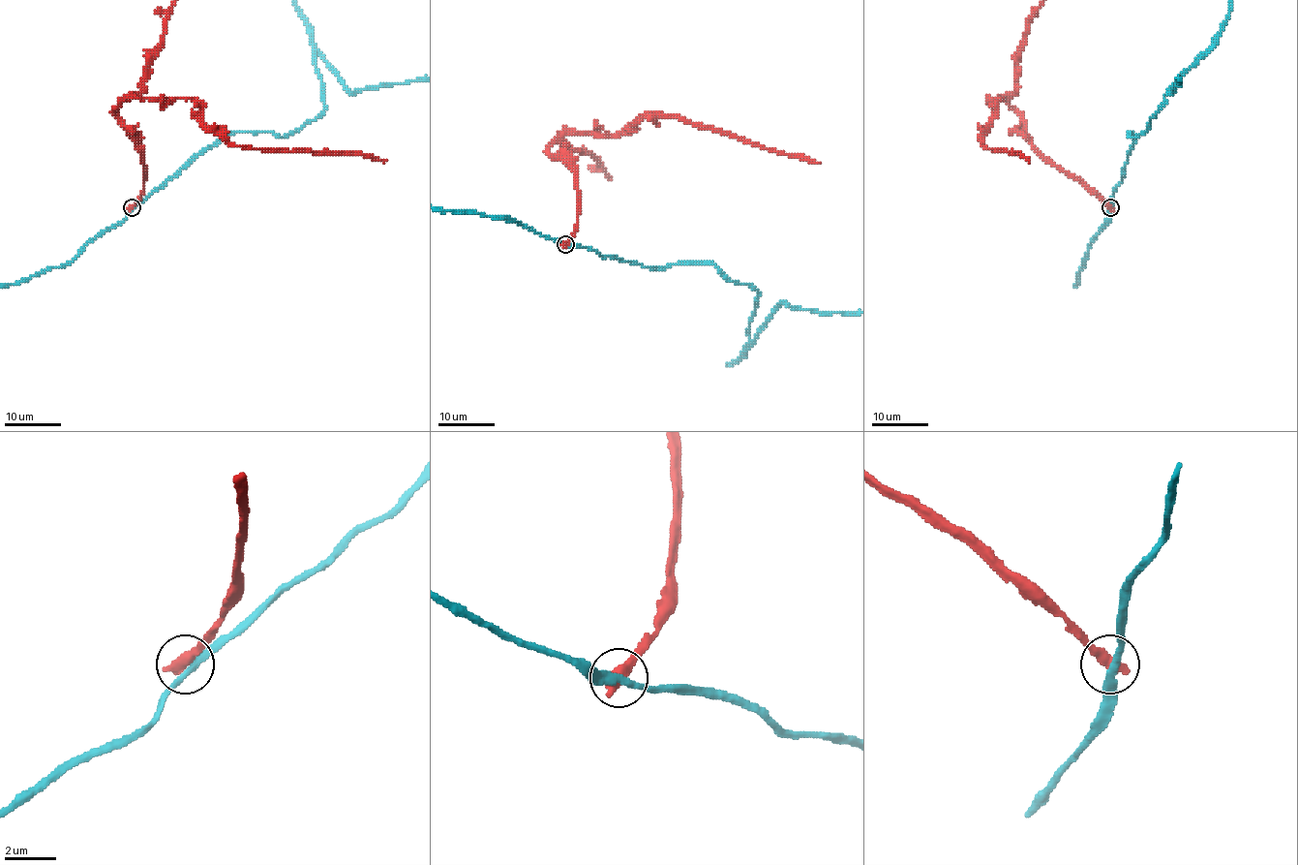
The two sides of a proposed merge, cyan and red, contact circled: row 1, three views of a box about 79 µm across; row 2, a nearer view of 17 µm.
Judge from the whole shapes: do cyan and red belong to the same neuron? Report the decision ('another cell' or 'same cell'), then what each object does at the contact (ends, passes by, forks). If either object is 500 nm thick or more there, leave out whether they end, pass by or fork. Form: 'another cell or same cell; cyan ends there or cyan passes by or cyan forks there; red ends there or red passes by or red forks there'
another cell

